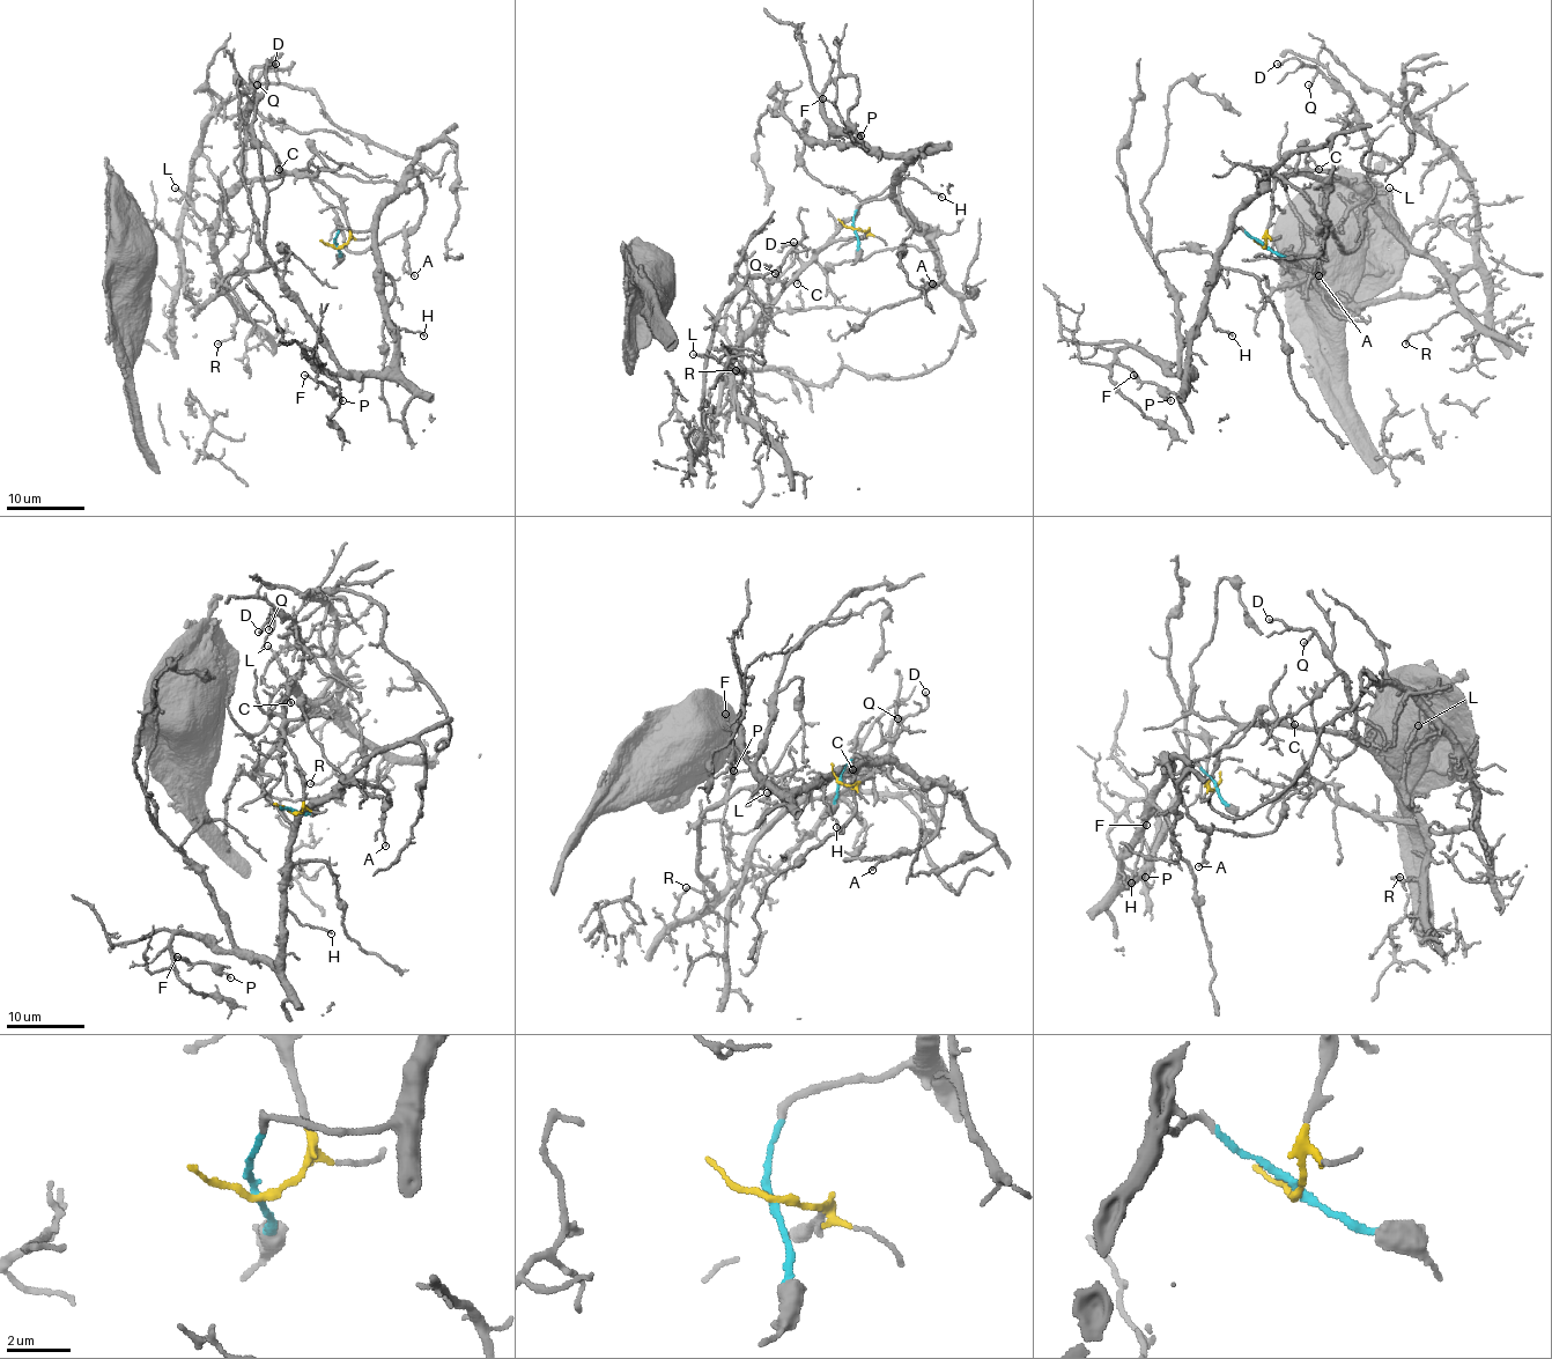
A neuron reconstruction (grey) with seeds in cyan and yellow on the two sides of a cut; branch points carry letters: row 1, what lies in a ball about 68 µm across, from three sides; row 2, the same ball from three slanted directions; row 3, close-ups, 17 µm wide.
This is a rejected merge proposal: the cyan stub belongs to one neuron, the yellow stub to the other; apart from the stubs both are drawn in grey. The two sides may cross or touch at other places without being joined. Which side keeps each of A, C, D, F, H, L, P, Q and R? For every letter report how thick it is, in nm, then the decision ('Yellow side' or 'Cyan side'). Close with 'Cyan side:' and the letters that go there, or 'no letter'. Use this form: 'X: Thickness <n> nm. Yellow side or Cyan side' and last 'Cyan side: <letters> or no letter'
A: Thickness 90 nm. Cyan side
C: Thickness 140 nm. Yellow side
D: Thickness 160 nm. Yellow side
F: Thickness 110 nm. Cyan side
H: Thickness 130 nm. Cyan side
L: Thickness 160 nm. Yellow side
P: Thickness 130 nm. Cyan side
Q: Thickness 160 nm. Yellow side
R: Thickness 140 nm. Yellow side
Cyan side: A, F, H, P

